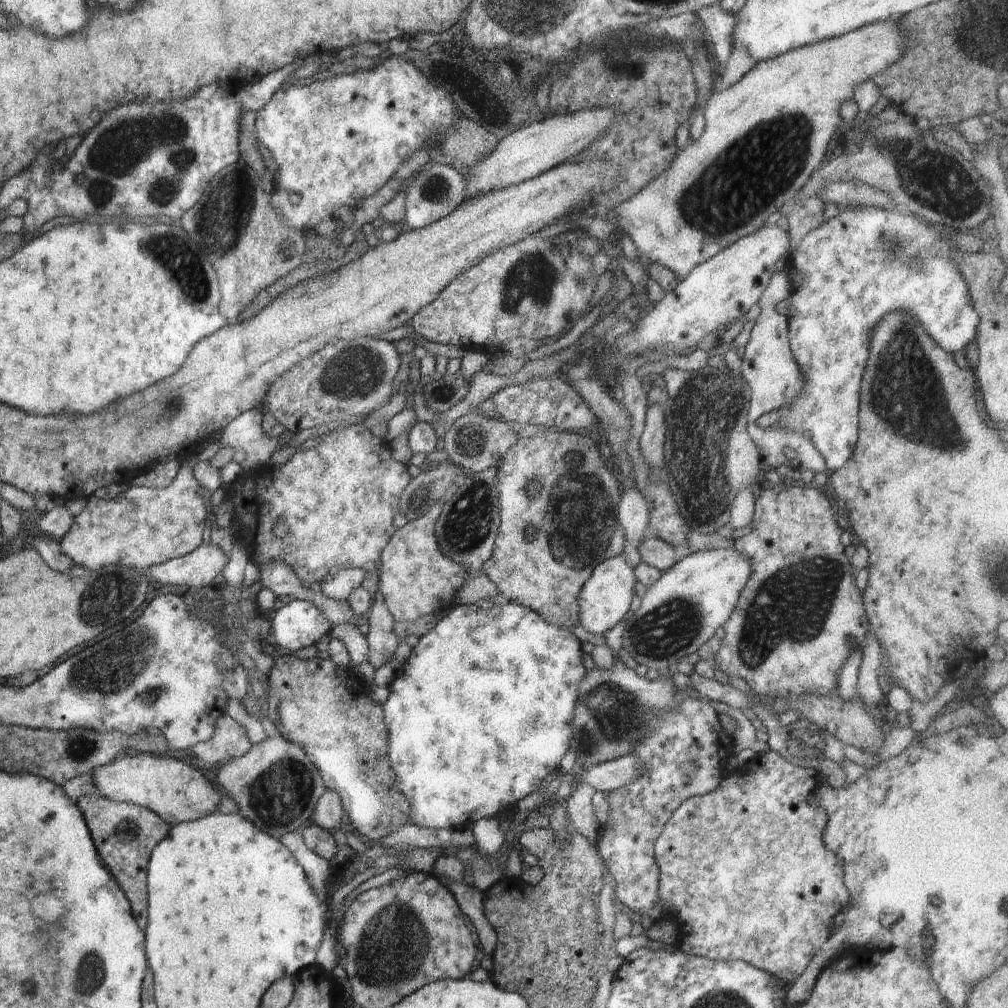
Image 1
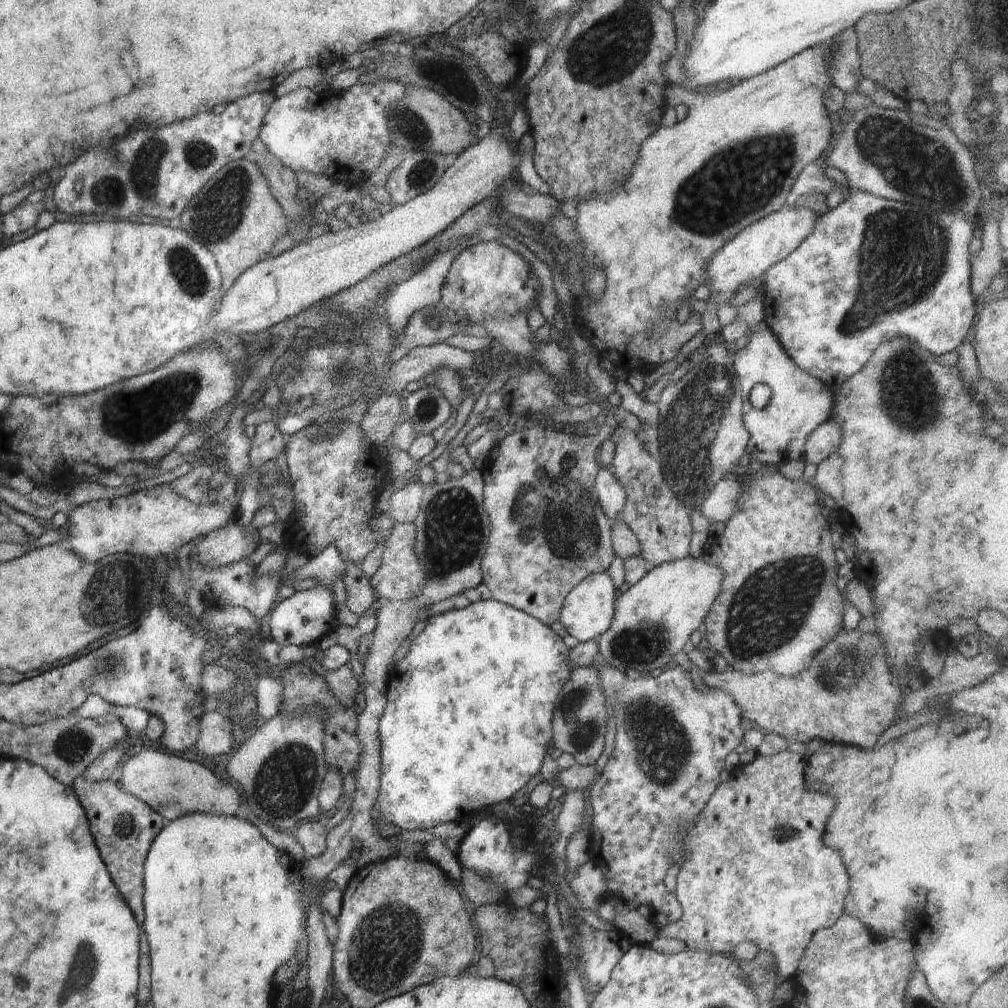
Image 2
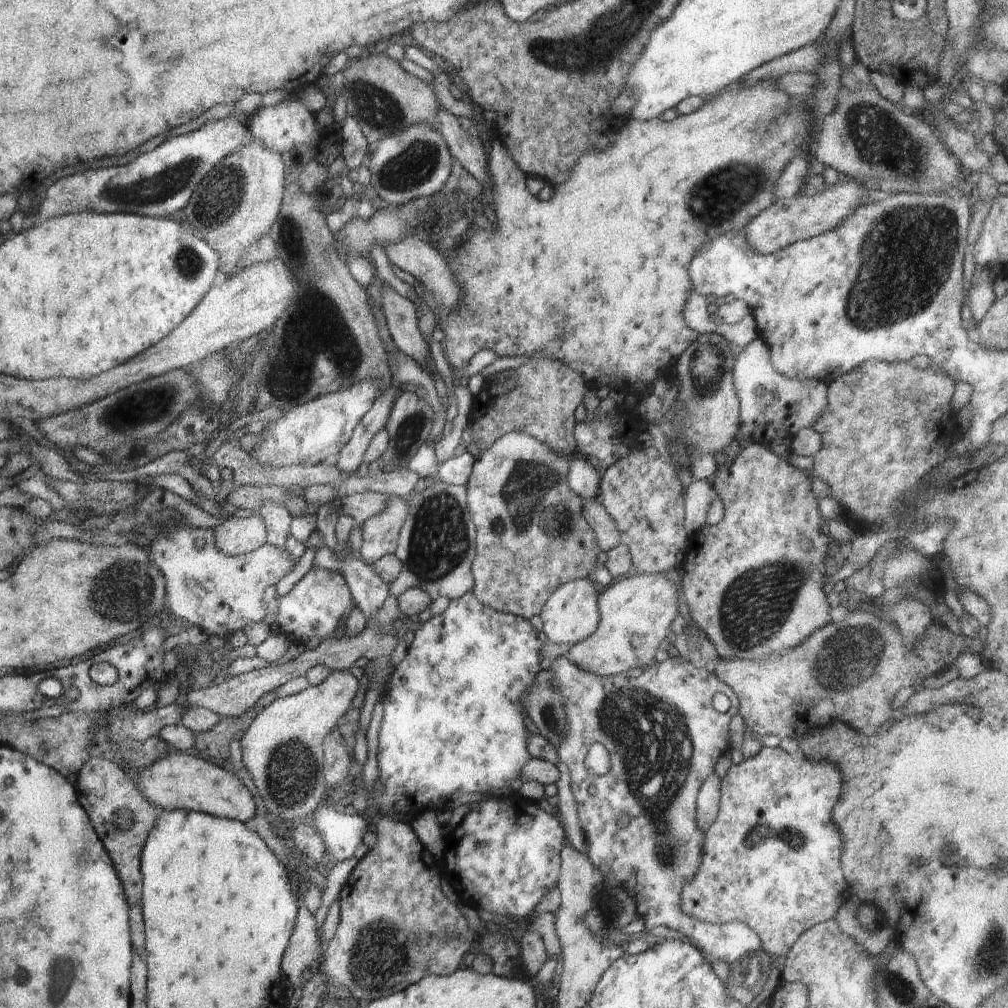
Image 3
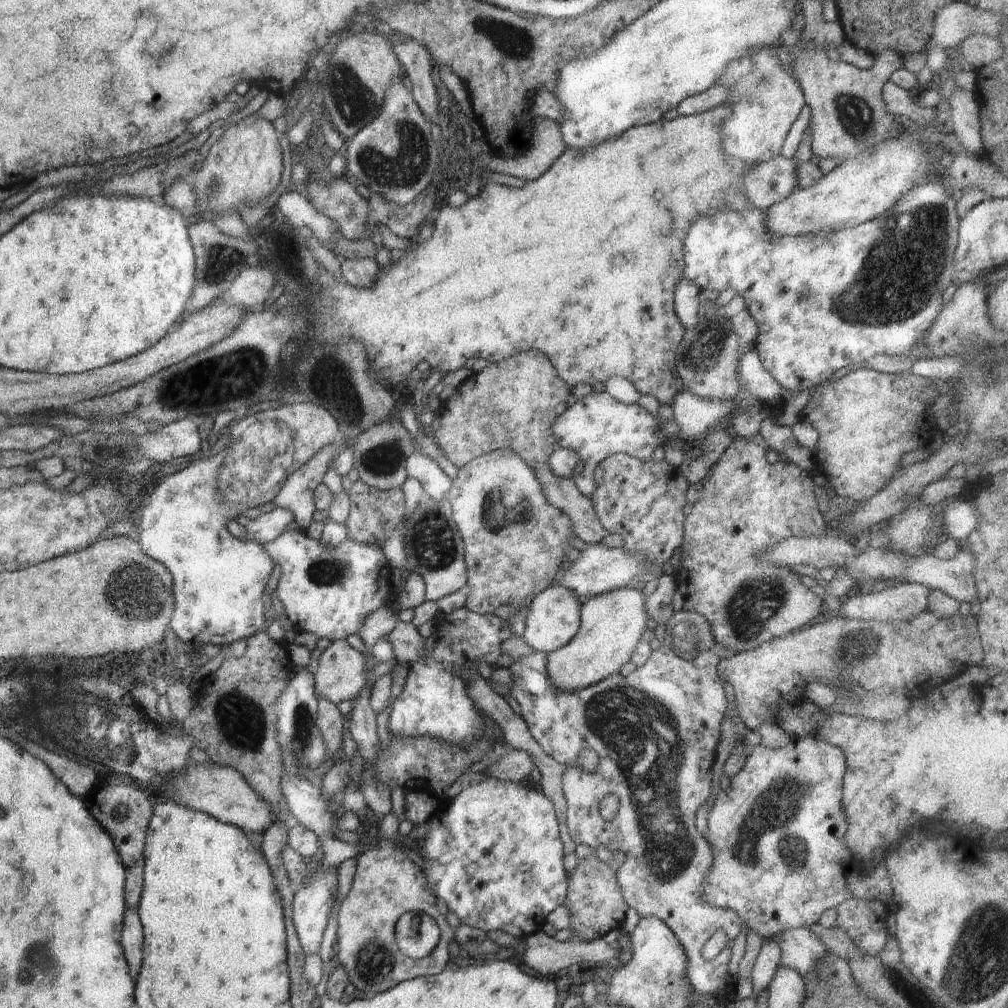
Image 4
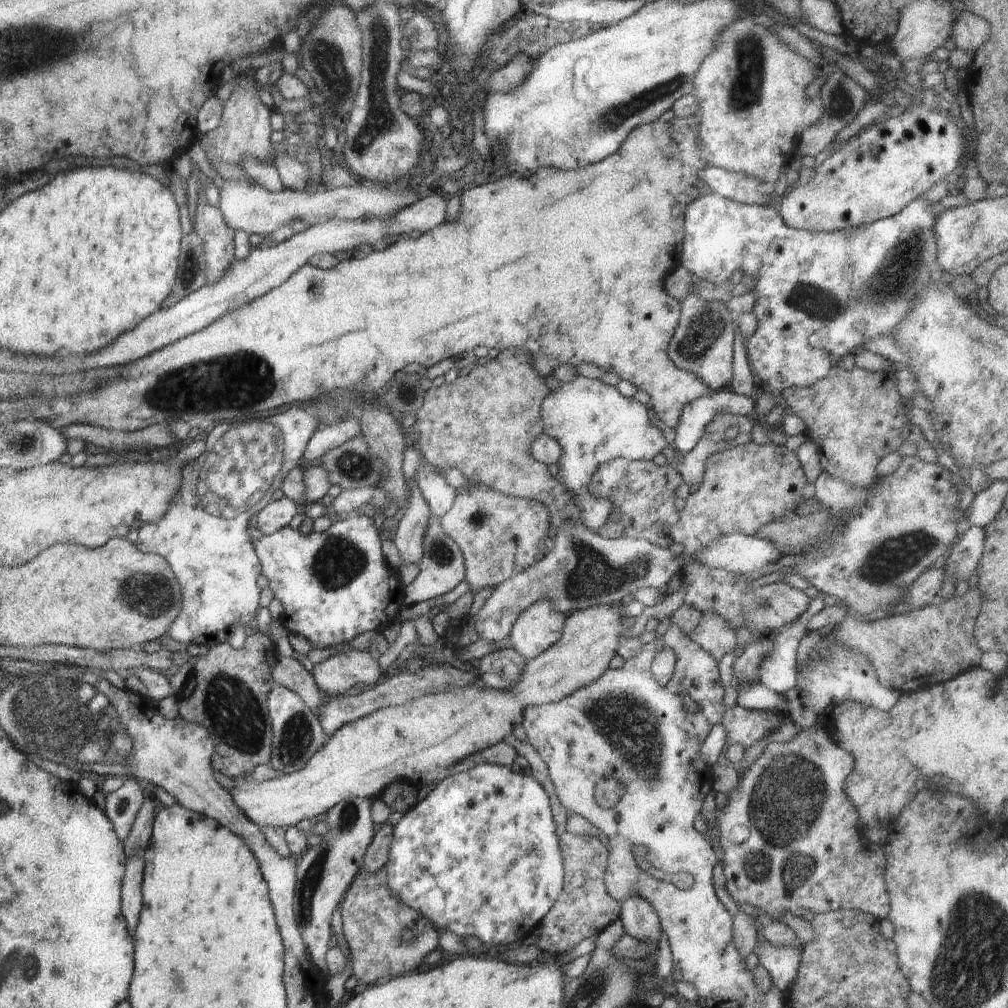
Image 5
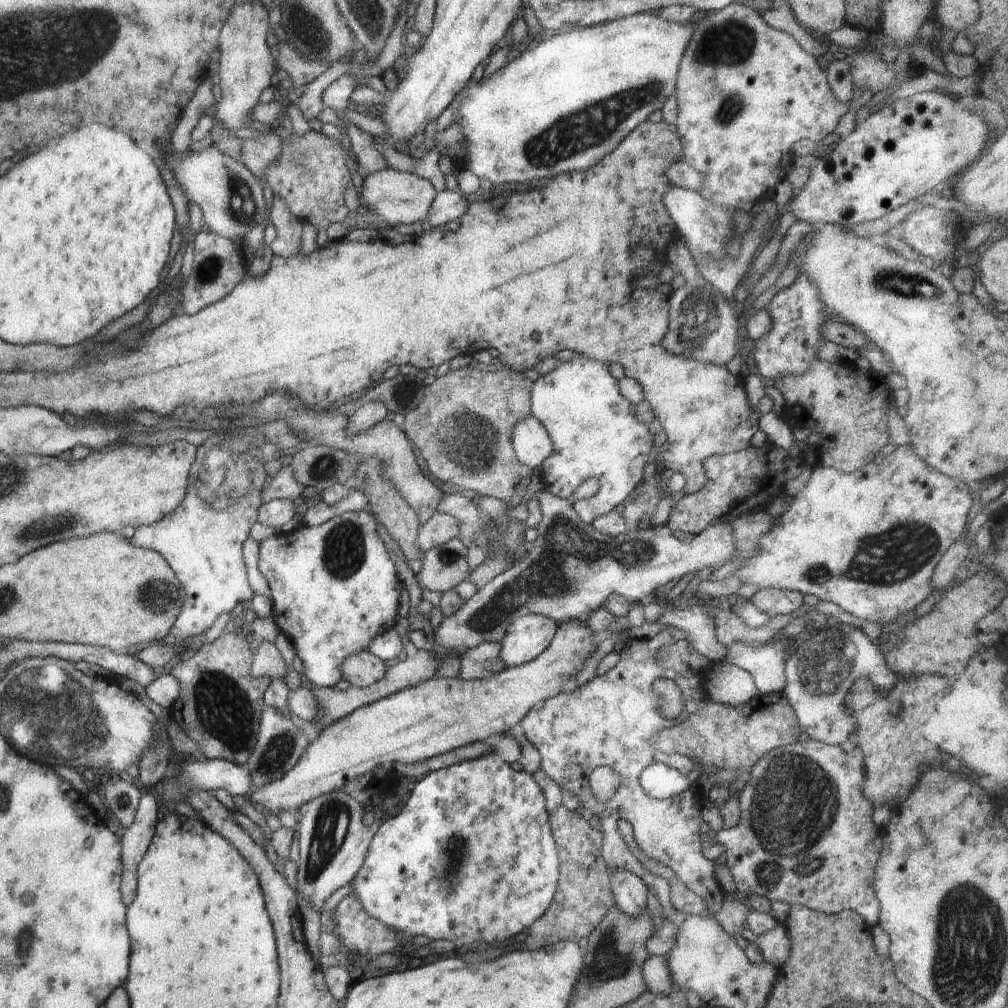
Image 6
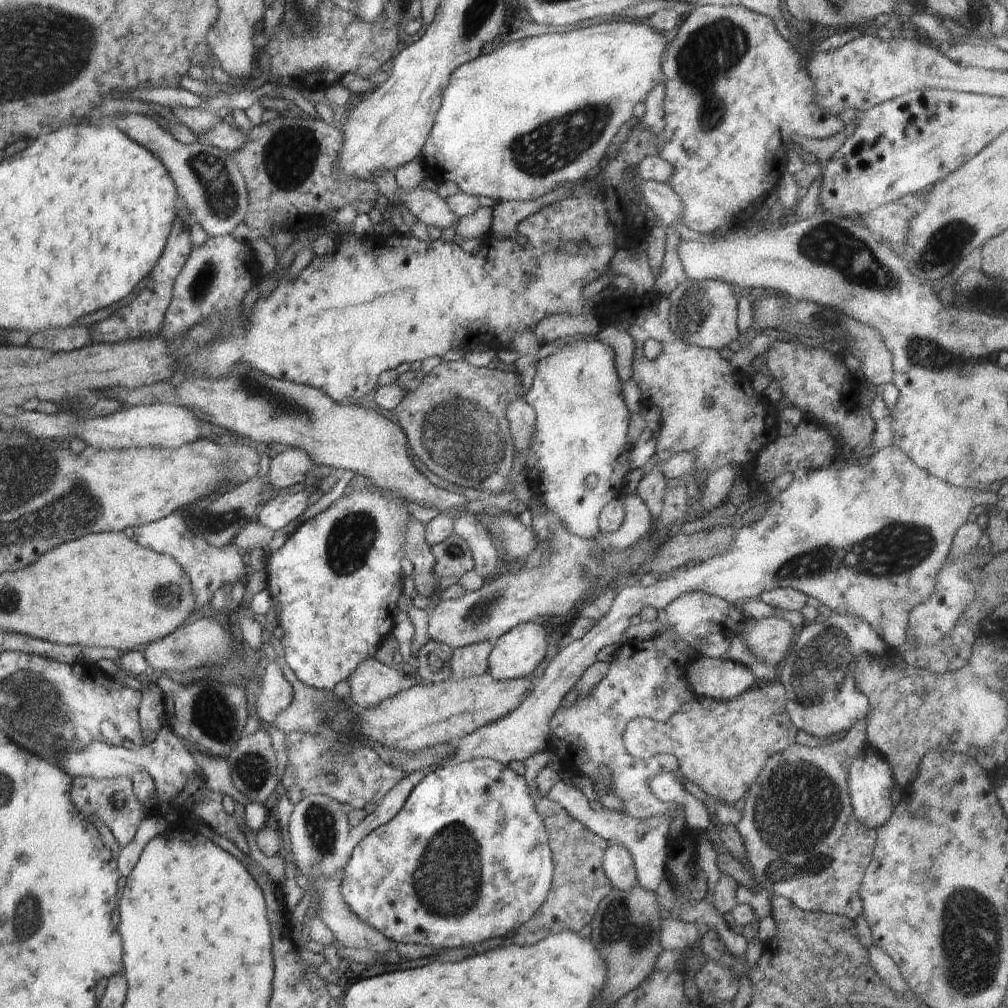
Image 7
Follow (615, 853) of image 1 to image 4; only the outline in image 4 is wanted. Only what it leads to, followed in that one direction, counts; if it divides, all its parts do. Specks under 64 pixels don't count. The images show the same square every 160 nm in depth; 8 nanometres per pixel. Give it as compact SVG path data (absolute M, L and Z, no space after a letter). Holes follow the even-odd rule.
M663 642L659 650L652 651L646 664L642 667L637 667L629 676L623 677L620 673L614 673L596 684L575 691L555 689L555 684L551 681L548 674L548 655L546 653L534 652L528 656L519 658L515 662L511 660L503 663L509 668L514 679L514 685L512 686L512 693L510 695L514 698L513 704L516 706L521 717L526 721L532 736L544 749L546 754L549 754L556 762L565 766L562 790L564 791L567 802L567 824L572 840L577 845L587 845L593 848L604 846L610 849L612 853L618 852L618 850L620 850L620 852L628 852L628 854L626 854L626 862L624 862L624 864L618 864L618 870L616 870L617 881L619 882L624 900L629 907L637 910L640 917L658 917L676 935L676 938L678 938L685 950L687 961L689 962L687 965L687 979L690 981L691 986L703 995L711 993L714 989L720 987L724 989L724 986L726 986L728 982L734 982L735 978L730 976L727 971L728 963L730 962L730 956L732 954L733 942L743 929L742 920L733 910L720 910L718 907L708 905L703 898L703 886L707 872L712 864L713 852L707 838L695 825L695 812L701 804L706 803L706 800L708 800L710 796L712 768L716 756L716 746L720 740L720 727L728 715L730 705L728 701L726 701L726 694L724 693L724 680L717 671L719 659L715 650L704 651L692 660L684 659L683 657L679 657L666 642ZM584 749L595 750L601 758L595 773L587 773L578 767L571 767L571 764ZM609 794L615 794L620 800L619 812L611 821L607 821L599 811L599 802ZM718 930L724 930L724 932L726 932L728 943L715 960L708 961L702 957L702 947Z

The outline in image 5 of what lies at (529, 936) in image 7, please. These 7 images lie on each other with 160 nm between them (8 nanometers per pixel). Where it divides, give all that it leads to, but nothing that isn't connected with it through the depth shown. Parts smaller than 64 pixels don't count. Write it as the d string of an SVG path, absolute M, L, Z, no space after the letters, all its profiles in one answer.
M566 831L559 837L559 847L563 858L562 892L536 930L540 935L536 945L542 951L562 954L567 959L567 953L585 938L600 934L617 920L621 914L621 903L606 890L604 875L608 849L597 836L575 835Z

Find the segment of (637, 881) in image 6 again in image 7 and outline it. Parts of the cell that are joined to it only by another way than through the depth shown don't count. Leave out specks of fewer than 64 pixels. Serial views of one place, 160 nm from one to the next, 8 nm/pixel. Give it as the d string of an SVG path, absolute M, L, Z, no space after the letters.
M610 844L603 854L603 869L617 889L628 890L637 884L632 855L621 844Z

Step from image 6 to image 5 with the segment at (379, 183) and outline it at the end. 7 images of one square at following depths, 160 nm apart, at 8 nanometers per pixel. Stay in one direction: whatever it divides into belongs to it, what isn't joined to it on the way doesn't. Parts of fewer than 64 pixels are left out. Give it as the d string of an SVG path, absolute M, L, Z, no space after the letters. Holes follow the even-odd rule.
M359 175L355 176L360 179L353 187L337 187L333 189L318 189L313 193L308 191L283 191L273 193L263 187L250 184L247 181L225 180L225 184L220 190L219 209L222 211L227 225L234 230L244 229L249 235L260 234L262 238L278 228L290 225L294 220L301 220L314 226L332 219L338 220L356 220L361 219L364 214L370 214L371 217L383 217L402 207L409 205L412 201L420 198L410 186L406 188L388 188L388 186L372 183L364 180ZM388 188L388 192L382 192Z

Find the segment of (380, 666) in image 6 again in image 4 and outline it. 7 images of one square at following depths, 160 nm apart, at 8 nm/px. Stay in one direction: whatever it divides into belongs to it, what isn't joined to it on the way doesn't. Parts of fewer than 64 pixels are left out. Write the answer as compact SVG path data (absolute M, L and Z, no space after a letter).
M346 639L331 643L313 664L317 700L325 698L335 705L342 702L342 700L354 701L365 685L366 667L363 654L354 649Z

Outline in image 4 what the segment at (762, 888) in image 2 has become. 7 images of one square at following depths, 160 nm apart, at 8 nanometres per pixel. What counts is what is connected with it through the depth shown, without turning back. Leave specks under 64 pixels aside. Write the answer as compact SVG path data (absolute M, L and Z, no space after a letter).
M809 735L804 739L792 739L782 748L768 748L756 745L747 751L748 757L742 770L731 778L726 790L722 789L709 808L707 818L708 834L706 836L713 852L712 864L707 872L703 886L703 898L708 905L718 907L720 910L733 910L742 920L743 926L754 931L763 940L777 939L779 934L786 929L795 929L804 926L816 927L822 912L828 908L837 908L840 903L851 899L851 884L854 878L852 869L853 854L848 850L845 834L848 822L843 813L841 800L843 798L843 776L846 772L846 757L841 748L822 742L817 735Z

